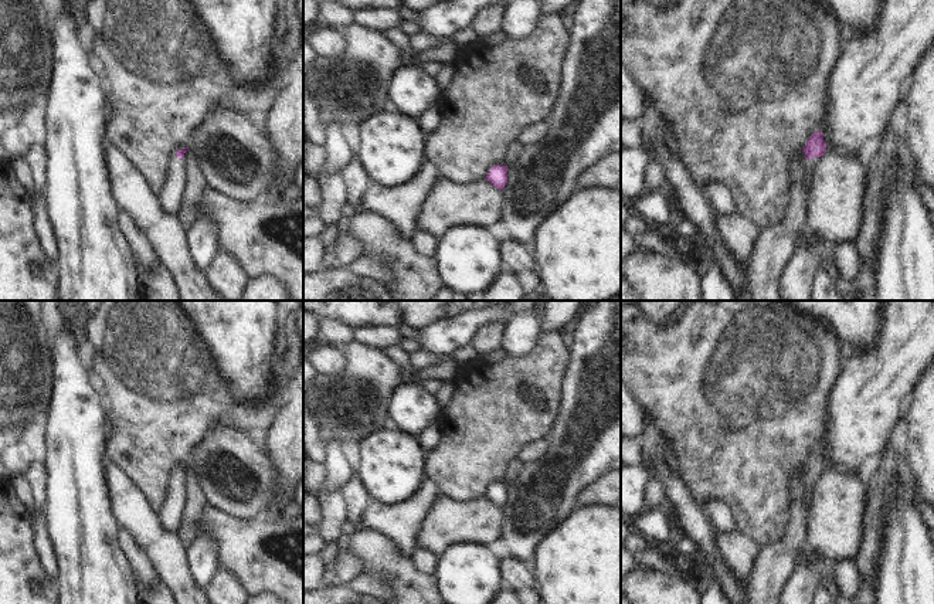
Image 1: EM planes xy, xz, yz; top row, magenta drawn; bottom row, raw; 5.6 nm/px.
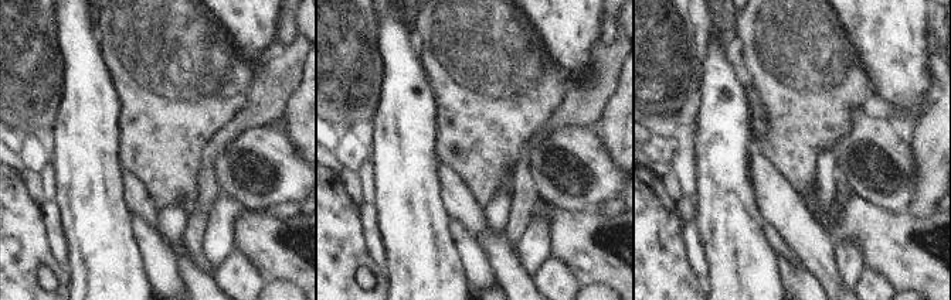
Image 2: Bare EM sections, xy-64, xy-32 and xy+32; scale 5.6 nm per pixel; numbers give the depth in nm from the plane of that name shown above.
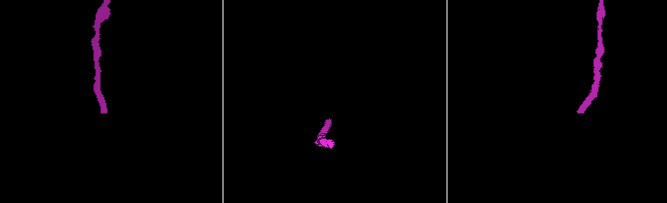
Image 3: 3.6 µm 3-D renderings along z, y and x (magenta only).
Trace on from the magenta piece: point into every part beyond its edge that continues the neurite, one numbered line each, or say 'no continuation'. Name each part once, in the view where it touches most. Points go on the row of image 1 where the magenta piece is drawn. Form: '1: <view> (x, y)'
1: xy (170, 196)

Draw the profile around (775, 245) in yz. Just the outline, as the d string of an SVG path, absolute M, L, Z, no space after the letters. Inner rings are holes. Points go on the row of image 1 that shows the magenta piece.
M802 149L791 157L791 187L785 217L761 231L748 262L753 301L782 301L780 282L797 251L797 233L808 221L806 157Z

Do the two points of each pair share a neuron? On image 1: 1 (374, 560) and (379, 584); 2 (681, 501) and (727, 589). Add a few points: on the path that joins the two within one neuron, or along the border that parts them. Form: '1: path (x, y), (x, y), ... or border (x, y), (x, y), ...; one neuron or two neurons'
1: border (366, 572), (383, 573), (391, 589); two neurons
2: path (693, 522), (702, 533), (712, 557), (720, 567); one neuron

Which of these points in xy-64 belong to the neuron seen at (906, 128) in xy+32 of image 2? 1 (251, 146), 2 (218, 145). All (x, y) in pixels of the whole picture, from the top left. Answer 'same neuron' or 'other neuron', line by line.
1: other neuron
2: same neuron

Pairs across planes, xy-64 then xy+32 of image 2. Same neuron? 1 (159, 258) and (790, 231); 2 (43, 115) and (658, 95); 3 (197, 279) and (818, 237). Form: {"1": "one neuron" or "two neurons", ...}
{"1": "two neurons", "2": "one neuron", "3": "one neuron"}

